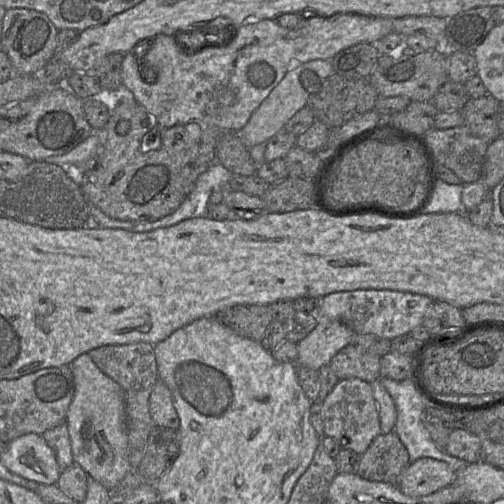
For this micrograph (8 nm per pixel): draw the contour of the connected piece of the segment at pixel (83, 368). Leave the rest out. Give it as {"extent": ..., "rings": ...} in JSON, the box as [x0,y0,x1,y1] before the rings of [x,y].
{"extent":[66,353,134,491],"rings":[[[87,353],[78,356],[70,365],[74,378],[75,392],[66,414],[66,424],[74,464],[79,465],[88,476],[102,484],[106,489],[114,491],[125,476],[134,470],[129,462],[129,441],[124,391],[117,382],[97,367]]]}

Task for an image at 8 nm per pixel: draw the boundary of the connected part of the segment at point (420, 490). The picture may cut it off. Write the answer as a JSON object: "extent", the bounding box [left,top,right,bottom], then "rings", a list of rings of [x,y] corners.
{"extent":[397,458,457,497],"rings":[[[419,458],[402,472],[397,487],[407,496],[422,497],[453,484],[456,476],[457,473],[443,461]]]}

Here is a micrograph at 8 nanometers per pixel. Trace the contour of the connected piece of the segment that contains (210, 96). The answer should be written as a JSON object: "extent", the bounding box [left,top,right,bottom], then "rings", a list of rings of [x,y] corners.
{"extent":[122,13,395,132],"rings":[[[300,13],[286,18],[250,21],[232,31],[236,32],[236,38],[210,38],[210,33],[215,34],[218,29],[206,29],[198,34],[206,35],[204,40],[211,39],[211,43],[196,51],[184,50],[176,41],[176,36],[158,35],[146,45],[136,45],[133,53],[124,54],[122,84],[133,93],[137,103],[146,109],[155,124],[161,128],[201,122],[223,131],[238,132],[288,71],[311,60],[331,60],[340,51],[358,43],[375,44],[393,32],[395,19],[347,13],[326,18],[318,14]]]}

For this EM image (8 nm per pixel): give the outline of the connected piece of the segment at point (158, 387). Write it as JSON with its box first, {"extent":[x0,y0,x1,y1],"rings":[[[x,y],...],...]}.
{"extent":[149,380,180,429],"rings":[[[158,380],[149,398],[149,412],[155,426],[179,429],[180,420],[169,388]]]}

